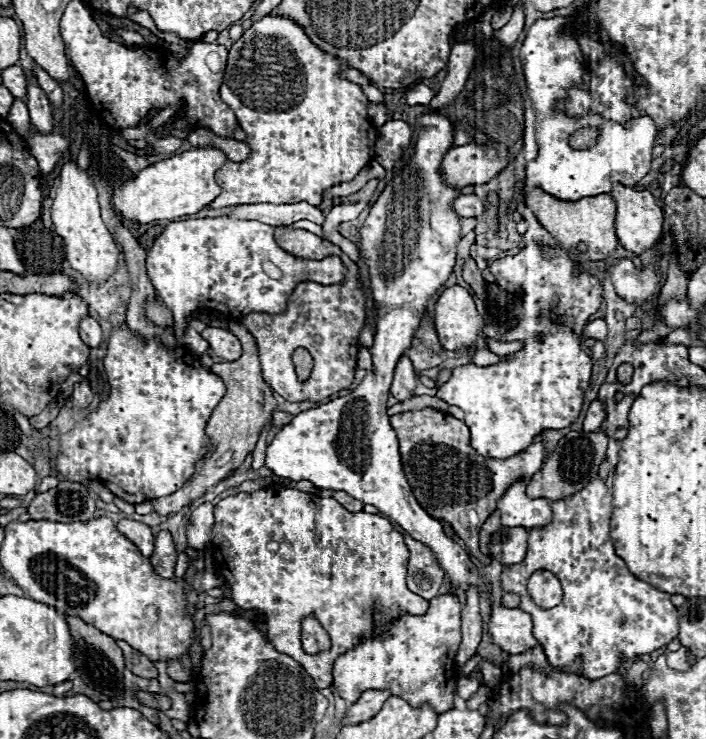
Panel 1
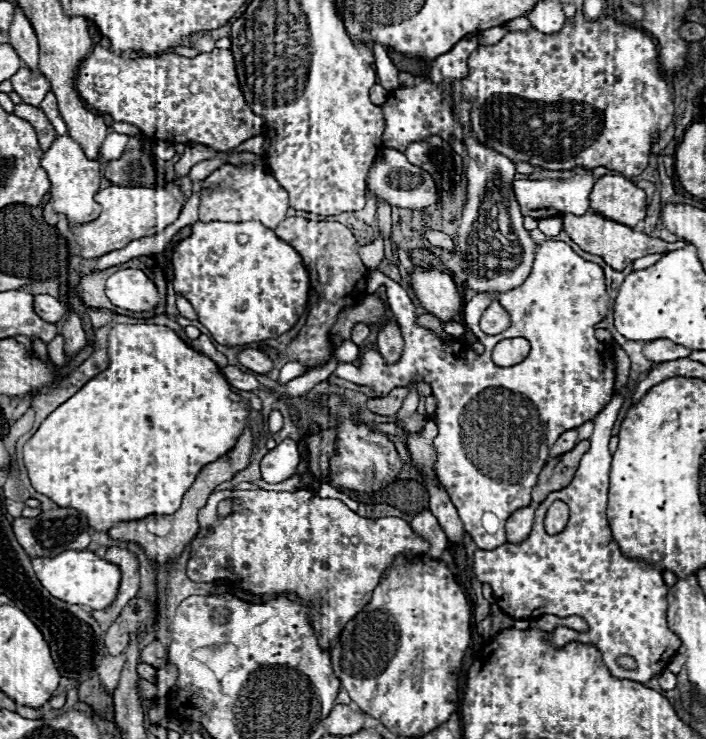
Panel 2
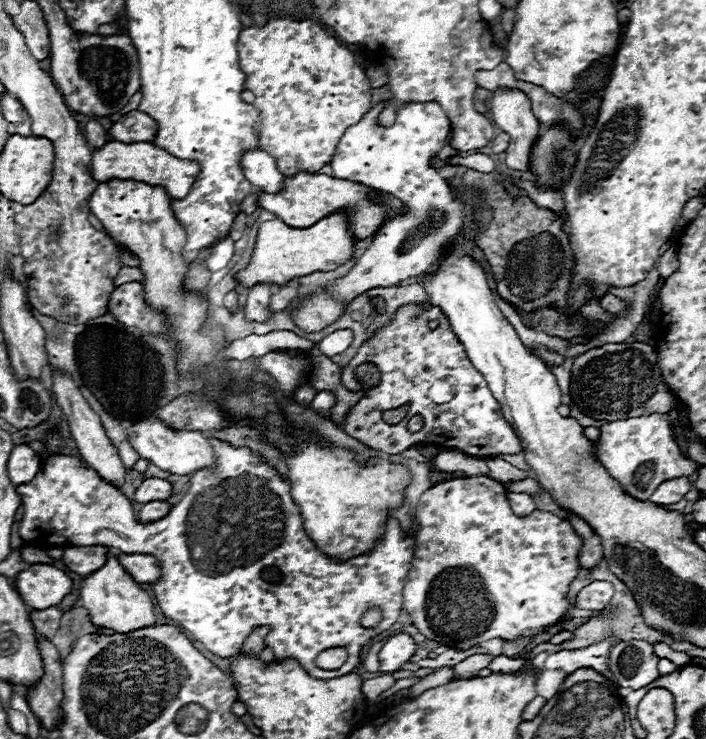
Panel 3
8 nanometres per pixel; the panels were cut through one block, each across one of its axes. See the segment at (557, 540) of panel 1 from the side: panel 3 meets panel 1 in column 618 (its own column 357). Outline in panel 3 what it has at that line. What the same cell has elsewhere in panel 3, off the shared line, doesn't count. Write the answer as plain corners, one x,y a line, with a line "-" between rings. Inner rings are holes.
208,438
212,448
214,448
214,456
216,456
216,462
218,466
214,470
200,470
200,472
194,472
192,474
192,480
190,480
190,488
188,492
184,494
184,498
172,506
170,514
166,514
166,518
160,518
158,522
150,522
150,524
144,524
136,518
132,506
130,506
130,500
126,494
122,494
118,488
114,488
110,482
106,482
104,478
100,478
100,474
92,468
86,468
84,462
76,456
70,456
70,454
56,454
52,458
46,460
44,468
36,474
36,478
28,484
22,484
16,488
16,492
20,494
20,500
22,500
22,506
24,506
24,518
20,522
20,536
26,544
36,544
40,548
50,548
50,546
110,546
110,548
120,548
122,552
132,552
132,554
150,554
154,558
158,558
158,564
160,564
160,578
152,584
152,590
156,594
156,600
158,600
158,606
160,610
164,612
166,618
170,618
174,624
186,628
190,632
190,636
198,642
202,642
212,654
220,656
220,658
232,658
234,654
238,654
238,650
242,648
242,644
246,642
248,634
258,628
258,626
272,626
272,632
266,634
264,638
264,646
272,648
274,650
274,658
276,660
284,660
284,658
294,658
302,664
302,668
314,676
314,678
322,678
322,680
328,680
328,678
338,678
338,676
344,676
344,674
350,674
354,668
358,668
362,664
362,652
364,648
376,638
380,636
382,632
386,632
398,618
400,610
402,610
402,588
404,584
408,582
408,570
410,570
410,560
412,560
412,552
414,552
414,540
400,528
398,520
390,518
388,520
388,526
386,526
386,534
382,540
376,542
376,548
374,552
368,552
368,554
362,554
362,556
356,556
348,562
334,562
334,560
328,560
312,542
310,538
306,536
304,528
302,528
302,518
300,518
300,508
294,504
292,496
290,496
290,484
288,480
282,480
280,476
276,476
276,472
272,468
268,468
268,464
264,464
264,460
260,460
252,450
248,448
232,448
228,446
226,442
218,442
214,438
-
370,606
380,606
382,608
382,622
376,626
376,628
362,628
360,626
360,618
362,614
370,608
-
334,646
342,646
346,652
348,652
348,660
342,668
338,670
322,670
314,664
316,656
328,648
334,648

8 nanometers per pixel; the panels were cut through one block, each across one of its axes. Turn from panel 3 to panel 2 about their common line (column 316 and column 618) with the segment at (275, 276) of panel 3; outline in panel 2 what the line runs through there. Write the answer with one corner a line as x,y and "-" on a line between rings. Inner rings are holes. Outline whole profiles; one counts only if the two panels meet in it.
586,212
582,216
574,216
574,214
562,214
562,226
564,232
586,252
602,256
606,260
608,266
612,266
614,270
624,270
630,262
634,262
636,258
642,258
646,254
662,254
662,252
672,252
672,250
680,250
686,246
686,242
674,242
668,244
664,240
658,238
650,238
638,230
632,230
620,222
614,222
610,218
604,218
596,212

